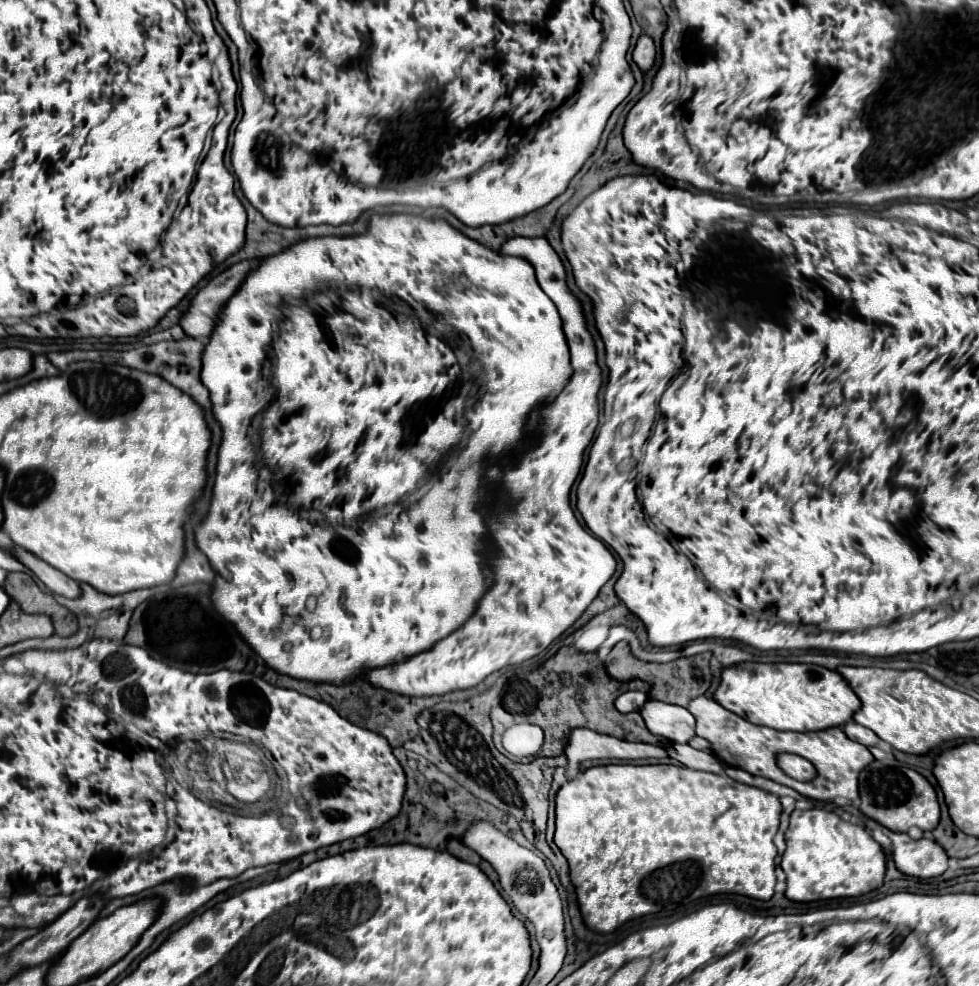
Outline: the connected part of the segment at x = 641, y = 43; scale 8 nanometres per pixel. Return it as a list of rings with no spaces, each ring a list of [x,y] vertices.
[[[642,35],[634,47],[634,53],[632,53],[632,59],[634,63],[642,69],[642,71],[650,71],[652,65],[654,65],[654,59],[656,59],[656,47],[654,47],[654,41],[652,37],[648,35]]]

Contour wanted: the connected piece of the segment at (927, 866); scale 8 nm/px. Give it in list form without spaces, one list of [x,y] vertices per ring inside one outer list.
[[[886,831],[886,835],[892,839],[896,867],[904,875],[930,879],[942,875],[948,869],[946,851],[936,841],[930,839],[914,841],[906,833],[892,831]]]

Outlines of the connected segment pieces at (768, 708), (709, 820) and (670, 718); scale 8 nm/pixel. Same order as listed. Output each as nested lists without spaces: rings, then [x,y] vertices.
[[[738,663],[722,671],[714,701],[738,717],[776,731],[822,731],[848,723],[860,701],[838,671],[804,663]]]
[[[598,765],[582,771],[576,779],[560,787],[558,807],[556,807],[556,845],[562,851],[562,855],[568,859],[570,879],[576,889],[584,925],[598,933],[612,933],[630,919],[650,913],[660,913],[666,909],[676,909],[680,905],[716,893],[738,893],[738,895],[748,895],[752,899],[768,901],[774,895],[774,885],[776,885],[776,873],[774,873],[776,845],[772,843],[772,839],[778,831],[780,813],[782,805],[776,795],[766,793],[758,787],[736,783],[728,775],[692,771],[688,767],[678,767],[678,765]]]
[[[648,699],[640,711],[650,733],[660,735],[672,743],[688,743],[694,737],[694,715],[680,705]]]

